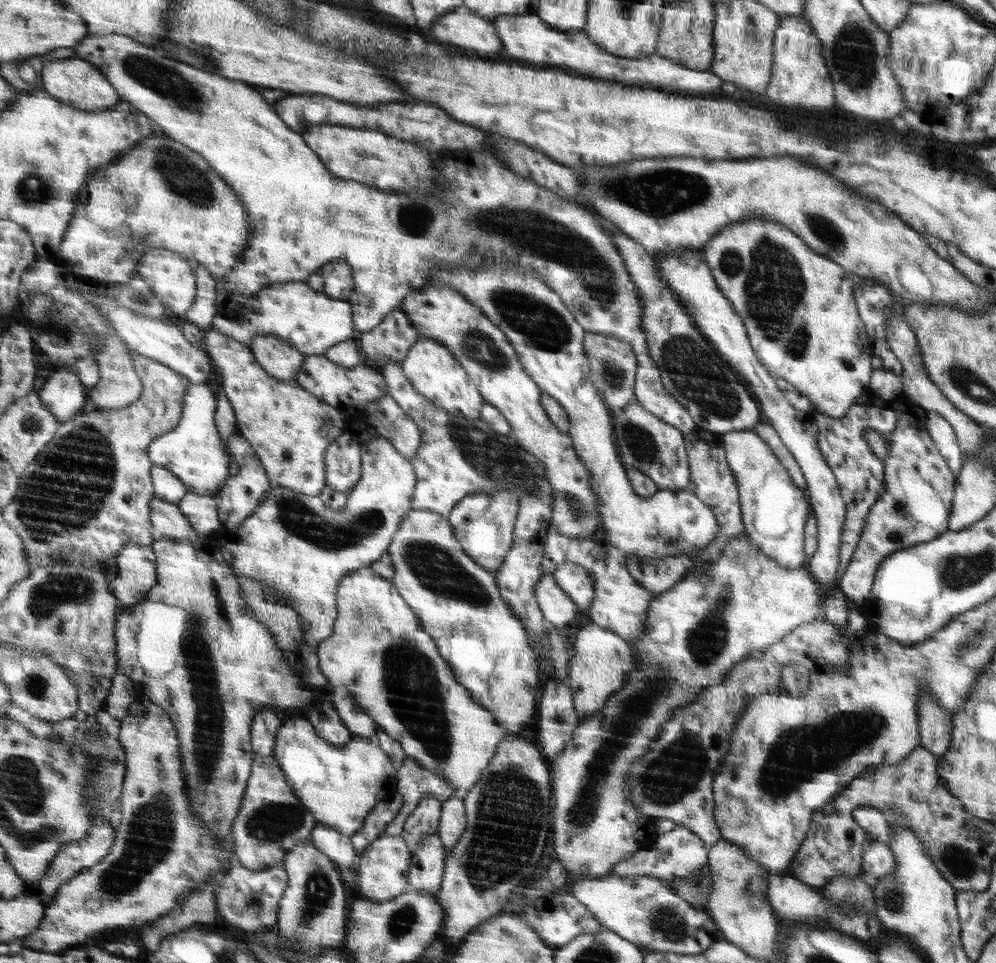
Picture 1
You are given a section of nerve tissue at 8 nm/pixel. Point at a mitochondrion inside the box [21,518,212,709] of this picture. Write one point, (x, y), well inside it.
(60, 588)

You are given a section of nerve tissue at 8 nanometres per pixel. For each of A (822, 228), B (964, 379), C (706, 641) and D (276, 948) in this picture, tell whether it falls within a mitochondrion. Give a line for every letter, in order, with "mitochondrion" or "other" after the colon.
A: mitochondrion
B: mitochondrion
C: mitochondrion
D: mitochondrion

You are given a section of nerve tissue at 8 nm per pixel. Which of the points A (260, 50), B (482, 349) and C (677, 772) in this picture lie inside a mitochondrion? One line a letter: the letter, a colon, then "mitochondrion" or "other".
A: other
B: mitochondrion
C: mitochondrion

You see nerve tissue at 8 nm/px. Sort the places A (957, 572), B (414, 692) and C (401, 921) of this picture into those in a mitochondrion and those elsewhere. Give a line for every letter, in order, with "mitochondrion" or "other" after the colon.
A: mitochondrion
B: mitochondrion
C: mitochondrion

